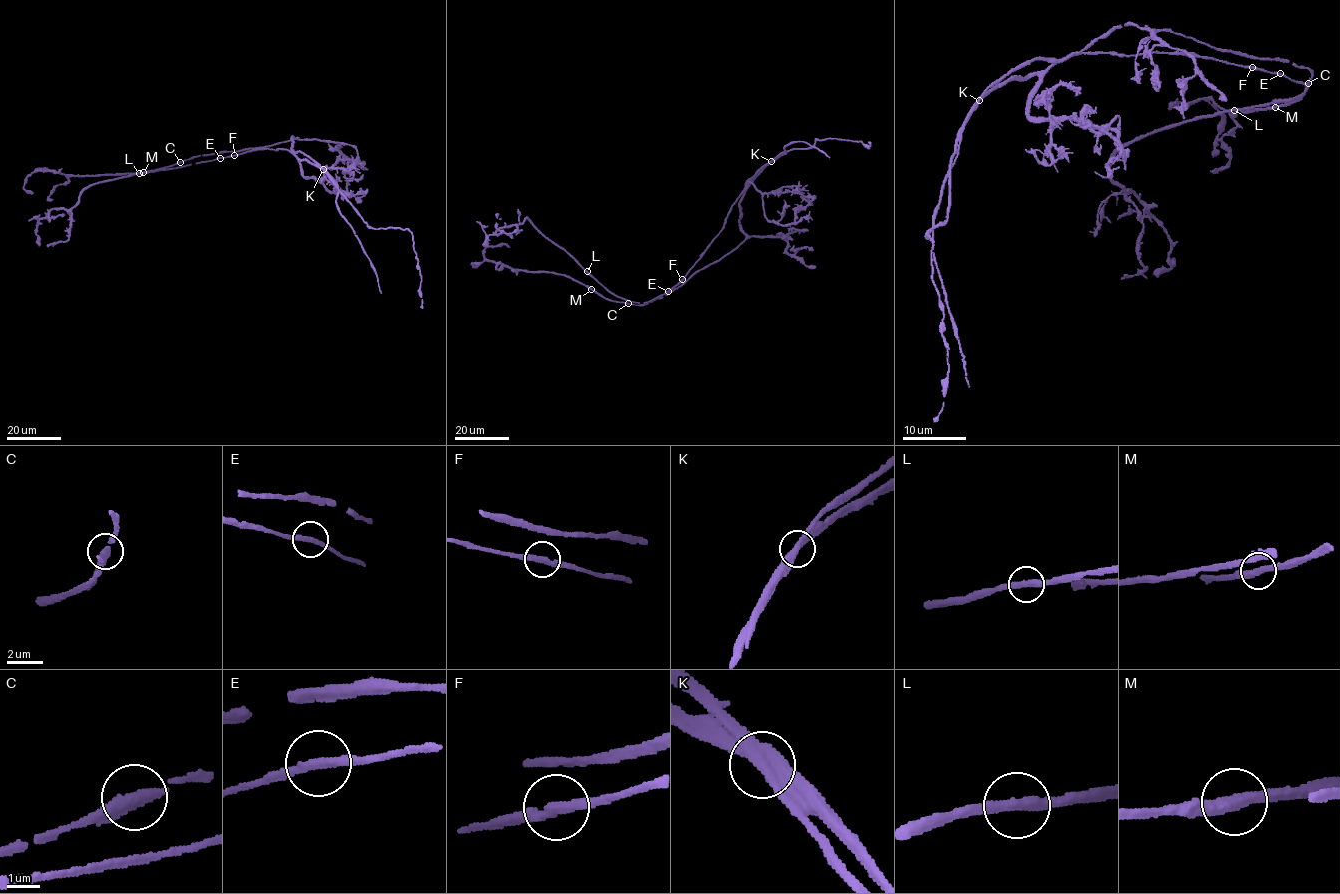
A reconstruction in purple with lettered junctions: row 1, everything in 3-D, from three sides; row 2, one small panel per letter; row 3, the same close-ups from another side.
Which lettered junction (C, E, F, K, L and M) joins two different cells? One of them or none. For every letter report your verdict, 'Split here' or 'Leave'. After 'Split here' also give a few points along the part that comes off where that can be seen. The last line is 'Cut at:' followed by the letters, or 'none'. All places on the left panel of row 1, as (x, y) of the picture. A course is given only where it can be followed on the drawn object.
C: Leave
E: Leave
F: Leave
K: Split here. Course of the part to remove: (323, 169), (291, 149), (292, 136), (298, 139), (191, 157), (135, 173), (65, 176), (36, 170), (61, 168)
L: Leave
M: Leave
Cut at: K

